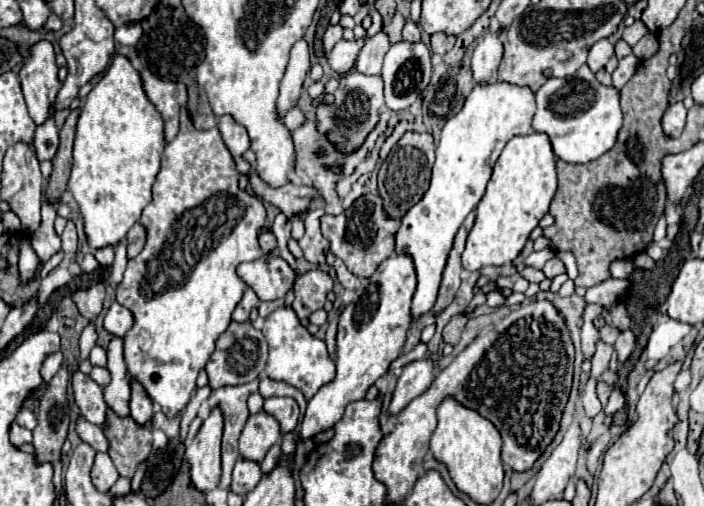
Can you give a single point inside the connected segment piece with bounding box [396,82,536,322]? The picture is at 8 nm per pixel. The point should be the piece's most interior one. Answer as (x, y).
(471, 141)

